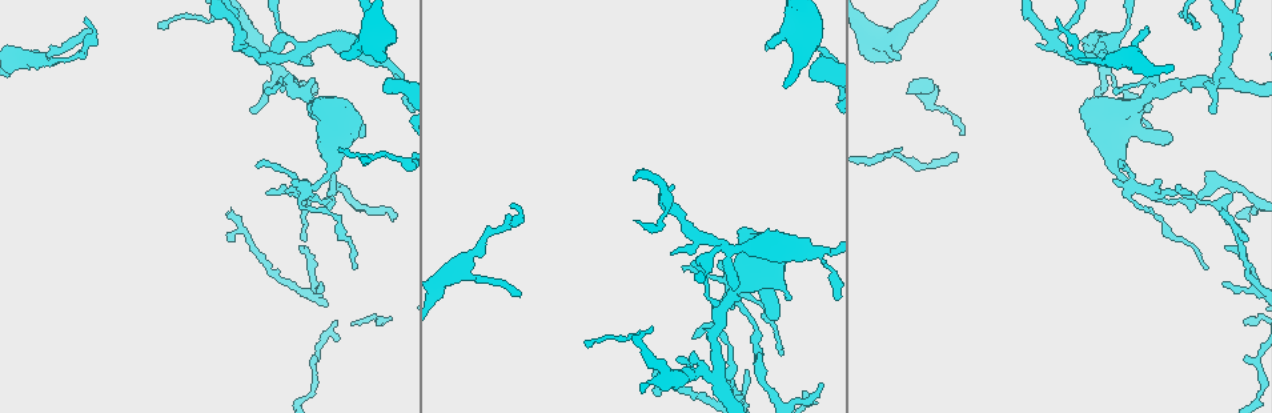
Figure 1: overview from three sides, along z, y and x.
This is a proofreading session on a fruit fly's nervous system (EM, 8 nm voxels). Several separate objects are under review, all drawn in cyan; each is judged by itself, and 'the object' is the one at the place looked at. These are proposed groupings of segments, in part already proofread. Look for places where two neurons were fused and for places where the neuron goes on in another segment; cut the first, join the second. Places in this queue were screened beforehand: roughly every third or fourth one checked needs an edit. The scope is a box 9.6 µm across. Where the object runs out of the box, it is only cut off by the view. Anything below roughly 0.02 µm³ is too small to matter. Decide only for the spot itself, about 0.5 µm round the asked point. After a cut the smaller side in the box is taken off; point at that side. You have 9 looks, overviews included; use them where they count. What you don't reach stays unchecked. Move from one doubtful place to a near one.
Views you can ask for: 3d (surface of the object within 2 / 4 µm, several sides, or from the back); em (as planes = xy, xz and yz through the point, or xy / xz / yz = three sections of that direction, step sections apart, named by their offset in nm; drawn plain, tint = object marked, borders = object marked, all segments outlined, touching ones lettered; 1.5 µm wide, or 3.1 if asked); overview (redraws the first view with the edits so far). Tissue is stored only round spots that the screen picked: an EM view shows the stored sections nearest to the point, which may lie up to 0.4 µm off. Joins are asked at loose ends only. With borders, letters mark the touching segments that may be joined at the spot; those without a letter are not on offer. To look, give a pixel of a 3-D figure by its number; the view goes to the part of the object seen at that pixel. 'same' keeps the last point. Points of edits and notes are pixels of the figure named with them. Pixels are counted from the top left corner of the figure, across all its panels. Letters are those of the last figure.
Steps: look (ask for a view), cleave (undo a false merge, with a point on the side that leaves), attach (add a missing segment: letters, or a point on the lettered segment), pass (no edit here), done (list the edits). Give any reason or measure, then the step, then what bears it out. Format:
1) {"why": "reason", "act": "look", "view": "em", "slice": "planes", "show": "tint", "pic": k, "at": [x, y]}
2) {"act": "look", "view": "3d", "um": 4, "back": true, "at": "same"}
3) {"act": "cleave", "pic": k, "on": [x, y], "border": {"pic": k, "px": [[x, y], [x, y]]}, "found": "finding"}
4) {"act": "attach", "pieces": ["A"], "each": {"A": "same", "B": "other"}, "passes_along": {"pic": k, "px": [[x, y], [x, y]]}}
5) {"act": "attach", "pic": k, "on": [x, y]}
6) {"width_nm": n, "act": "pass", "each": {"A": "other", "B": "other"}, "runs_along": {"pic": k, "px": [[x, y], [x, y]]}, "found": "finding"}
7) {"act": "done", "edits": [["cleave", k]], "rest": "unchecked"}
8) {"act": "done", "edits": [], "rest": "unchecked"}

{"why": "an open end", "act": "look", "view": "3d", "um": 2, "pic": 1, "at": [1147, 25]}

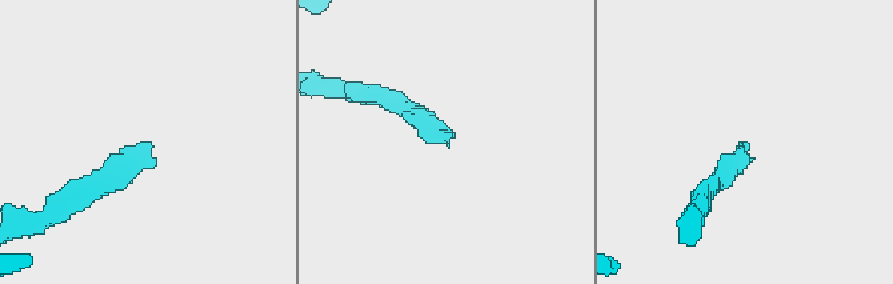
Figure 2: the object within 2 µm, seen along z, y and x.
{"why": "need the tissue", "act": "look", "view": "em", "slice": "planes", "show": "borders", "pic": 2, "at": [149, 142]}

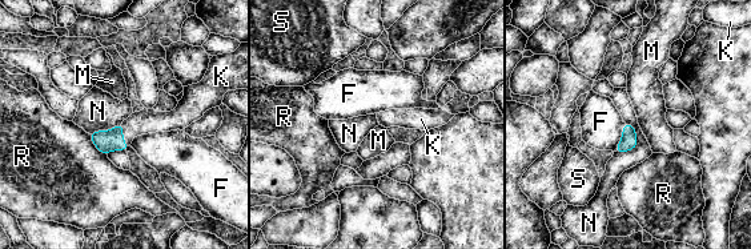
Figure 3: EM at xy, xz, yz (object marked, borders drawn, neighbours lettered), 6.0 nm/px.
{"width_nm": 110, "act": "attach", "pieces": ["K"], "each": {"F": "other", "K": "same", "M": "other", "N": "other", "R": "other", "S": "other"}, "passes_along": {"pic": 3, "px": [[105, 141], [121, 135], [145, 121]]}, "found": "it goes on there"}

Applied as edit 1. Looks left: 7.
{"why": "see it whole again", "act": "look", "view": "overview"}

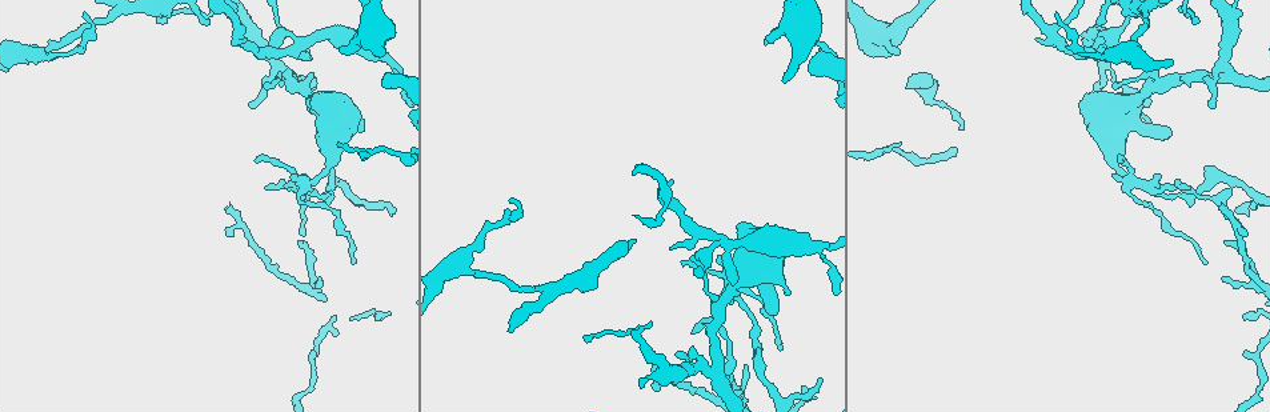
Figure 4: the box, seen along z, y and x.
{"why": "free end", "act": "look", "view": "em", "slice": "planes", "show": "borders", "pic": 4, "at": [766, 40]}

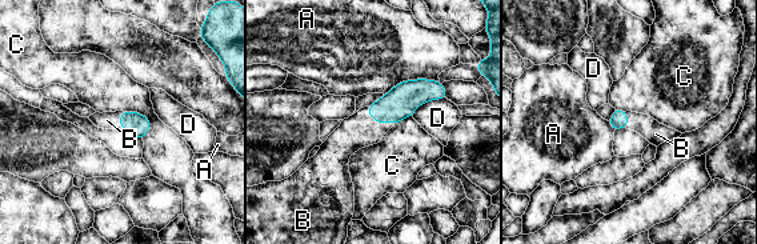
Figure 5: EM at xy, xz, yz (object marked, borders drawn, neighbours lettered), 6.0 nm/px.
{"width_nm": 110, "act": "attach", "pieces": ["B"], "each": {"A": "other", "B": "same", "C": "other", "D": "other"}, "passes_along": {"pic": 5, "px": [[401, 102], [377, 122], [359, 131]]}, "found": "the neuron continues"}

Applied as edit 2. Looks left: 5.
{"why": "an open end", "act": "look", "view": "3d", "um": 2, "pic": 4, "at": [361, 128]}

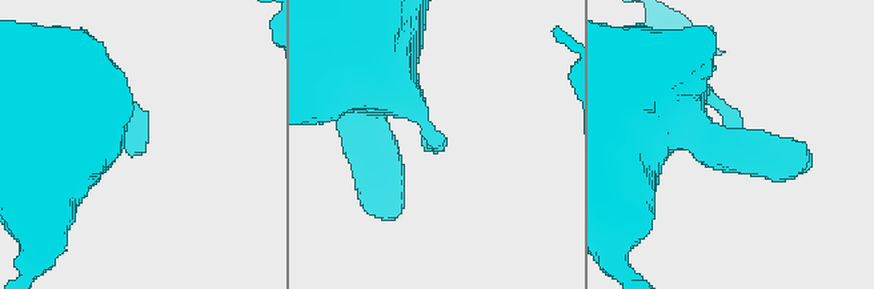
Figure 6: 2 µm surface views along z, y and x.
{"why": "need the tissue", "act": "look", "view": "em", "slice": "xy", "step": 8, "show": "borders", "pic": 6, "at": [140, 153]}

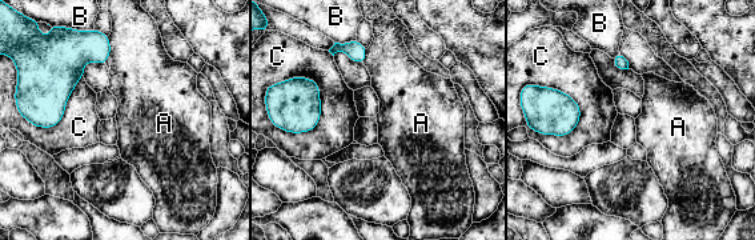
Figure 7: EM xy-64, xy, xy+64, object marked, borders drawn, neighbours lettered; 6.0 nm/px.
{"act": "pass", "each": {"A": "other", "B": "other", "C": "other"}, "border": {"pic": 7, "px": [[549, 87], [579, 108], [566, 136]]}, "found": "none of them fits"}

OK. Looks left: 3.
{"why": "an open end", "act": "look", "view": "3d", "um": 2, "back": true, "pic": 4, "at": [339, 141]}

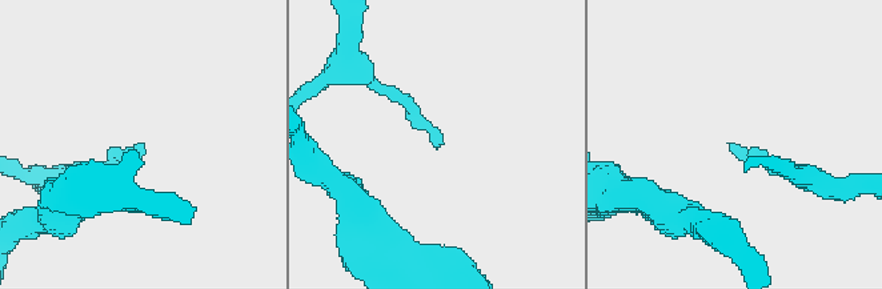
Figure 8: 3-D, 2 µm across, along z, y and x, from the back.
{"act": "look", "view": "em", "slice": "xz", "step": 4, "show": "borders", "pic": 8, "at": [440, 142]}

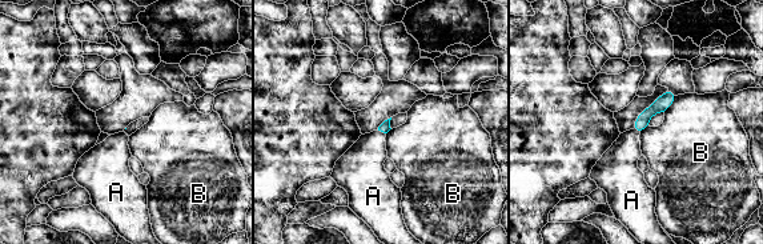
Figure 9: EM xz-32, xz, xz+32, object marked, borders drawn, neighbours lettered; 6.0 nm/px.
{"act": "attach", "pieces": ["A"], "each": {"A": "same", "B": "other"}, "passes_along": {"pic": 9, "px": [[385, 127], [381, 131], [361, 167]]}, "found": "it goes on there"}

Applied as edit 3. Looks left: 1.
{"act": "done", "edits": [["attach", 3], ["attach", 5], ["attach", 9]], "rest": "unchecked"}

